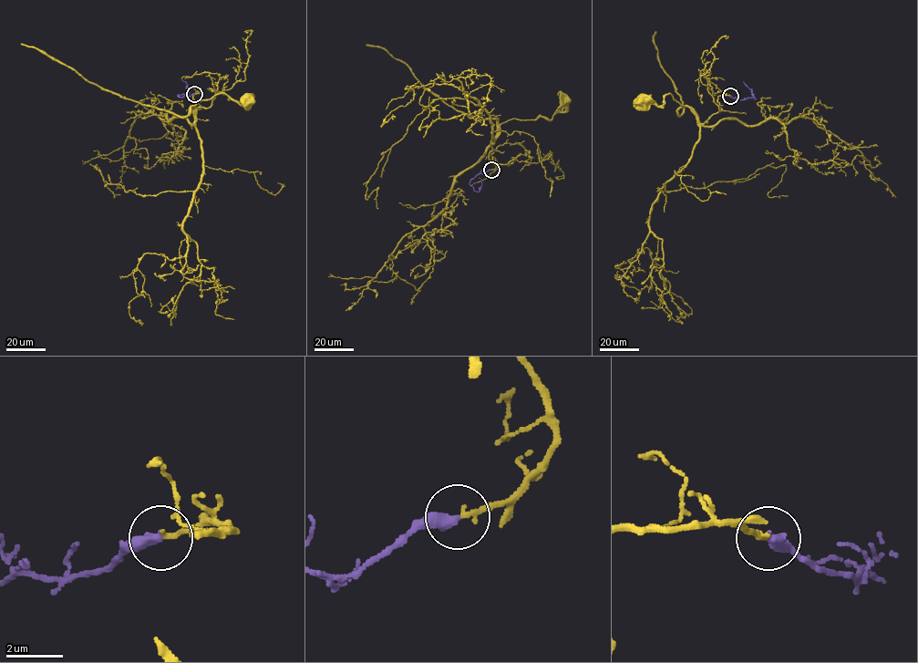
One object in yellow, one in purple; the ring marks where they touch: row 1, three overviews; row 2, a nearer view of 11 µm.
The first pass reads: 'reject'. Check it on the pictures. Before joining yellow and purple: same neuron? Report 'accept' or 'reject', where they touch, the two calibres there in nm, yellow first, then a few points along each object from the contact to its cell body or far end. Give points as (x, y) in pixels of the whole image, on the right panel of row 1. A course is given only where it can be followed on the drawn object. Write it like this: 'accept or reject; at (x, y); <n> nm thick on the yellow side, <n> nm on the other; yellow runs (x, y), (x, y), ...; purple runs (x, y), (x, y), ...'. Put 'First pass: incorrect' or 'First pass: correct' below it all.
accept; at (730, 96); 180 nm thick on the yellow side, 400 nm on the other; yellow runs (730, 97), (718, 96), (721, 108), (701, 123), (671, 94), (662, 106), (642, 100); purple runs (730, 97), (756, 99), (743, 81)
First pass: incorrect

